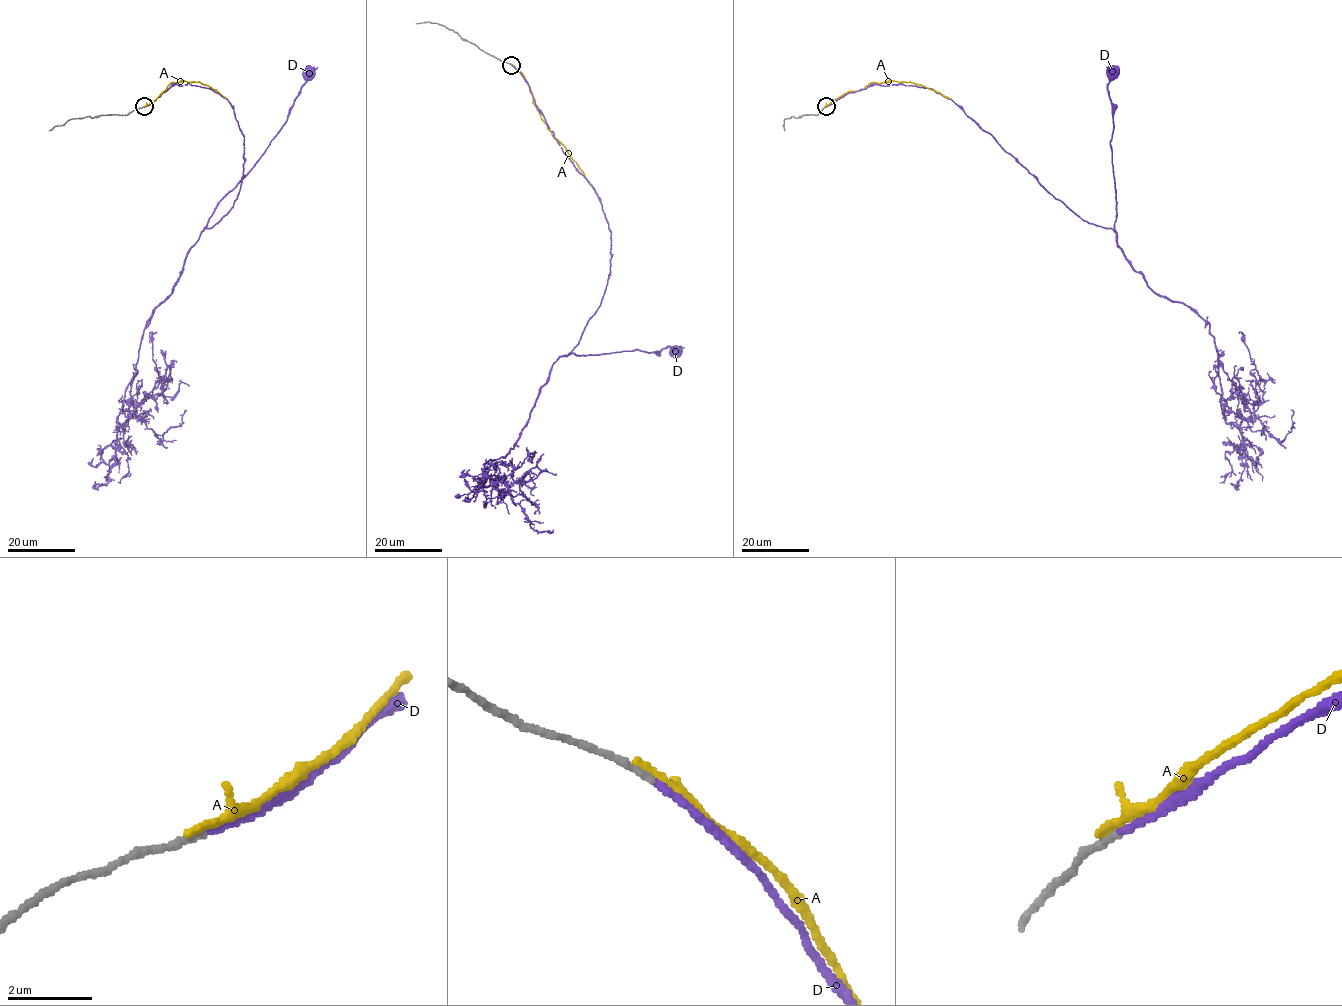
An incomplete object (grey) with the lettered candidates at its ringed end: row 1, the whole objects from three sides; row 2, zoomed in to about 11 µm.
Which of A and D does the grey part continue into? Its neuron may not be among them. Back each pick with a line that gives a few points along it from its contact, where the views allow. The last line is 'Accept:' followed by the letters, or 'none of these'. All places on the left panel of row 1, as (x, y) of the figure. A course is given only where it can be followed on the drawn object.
D: via (144, 106), (188, 83), (234, 110), (243, 178), (211, 228), (216, 205), (264, 152), (309, 75)
Accept: D

